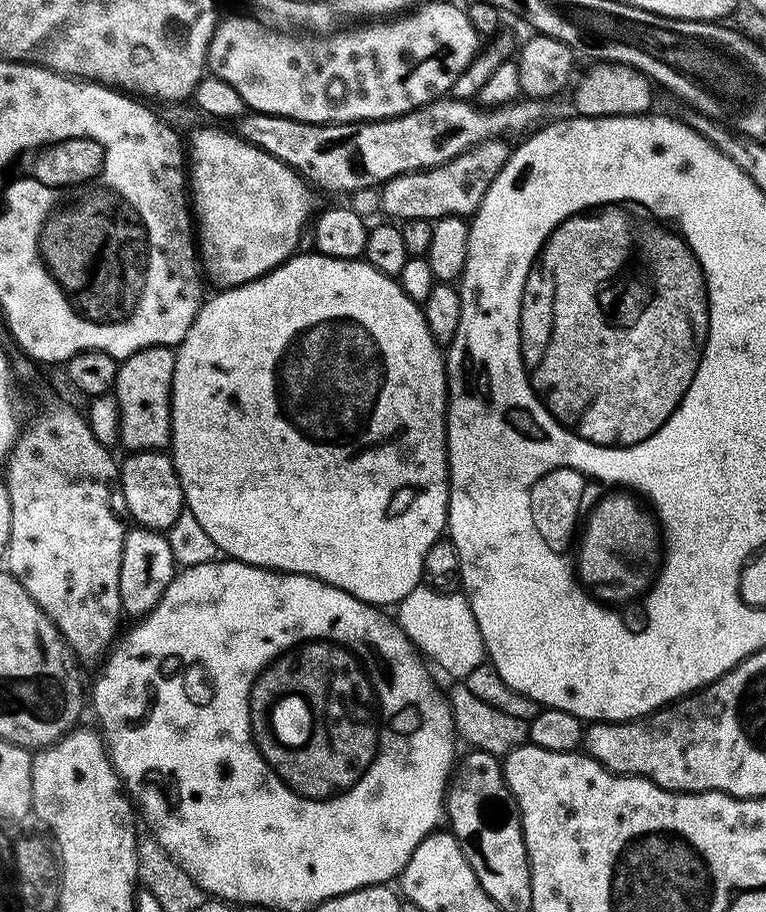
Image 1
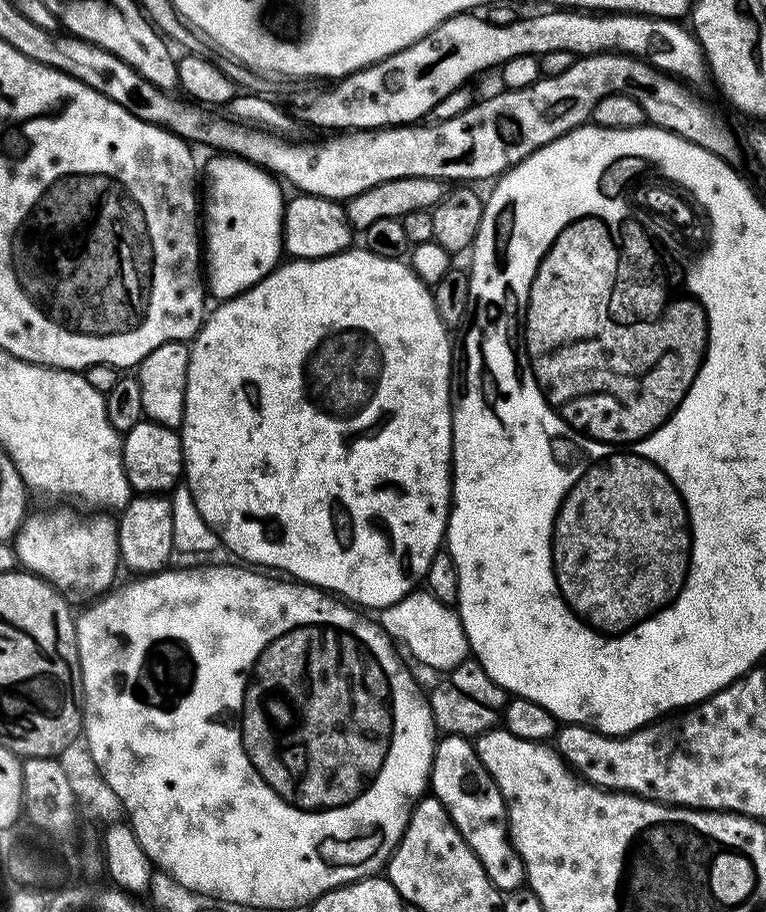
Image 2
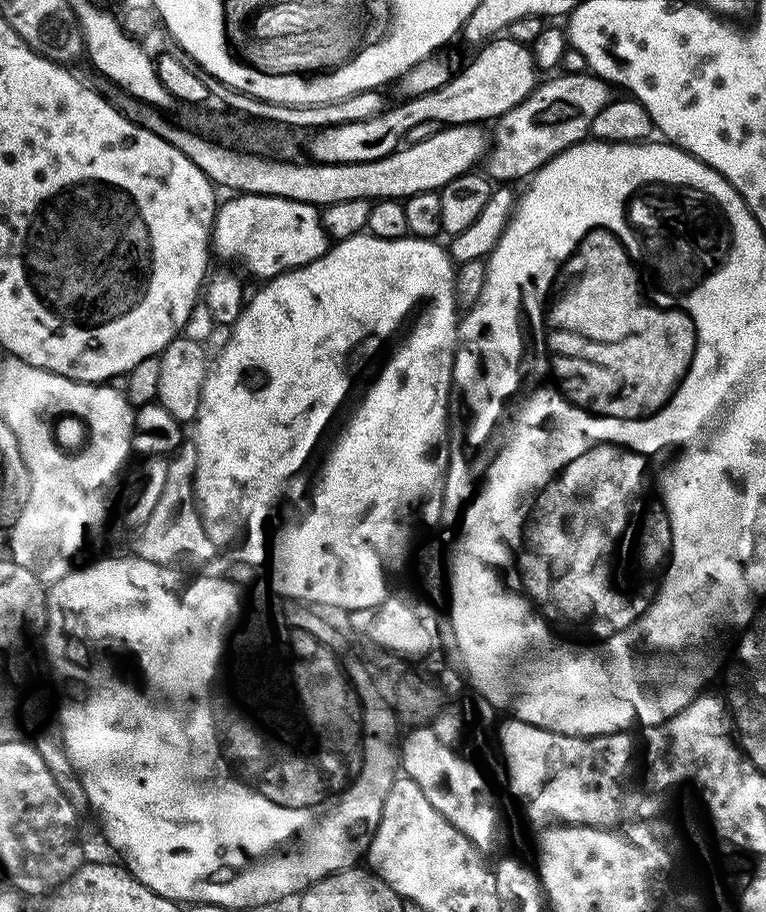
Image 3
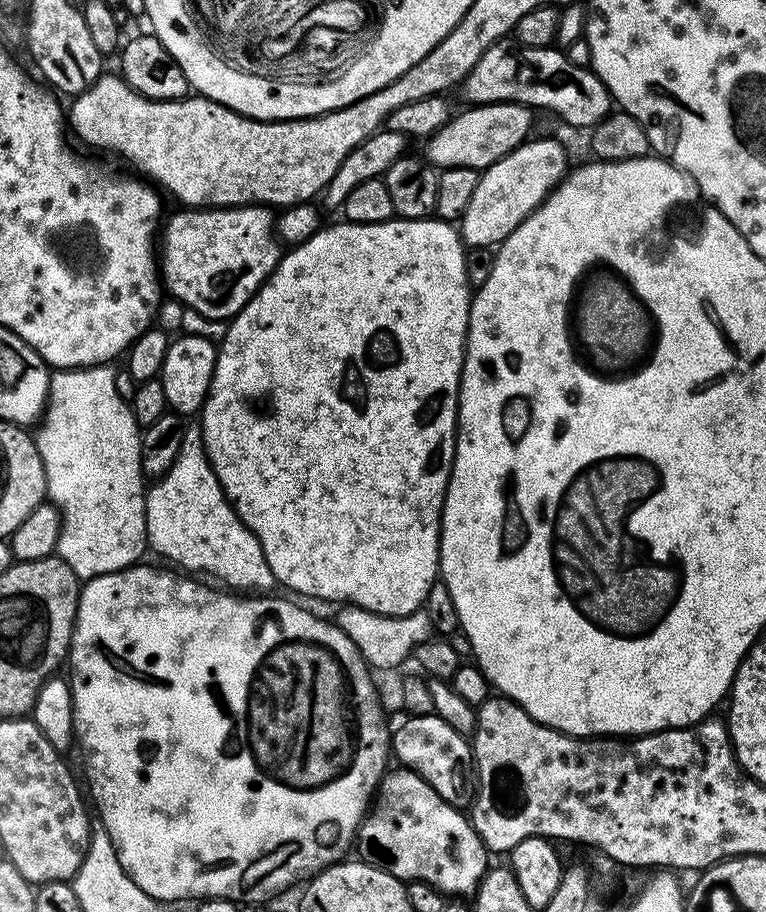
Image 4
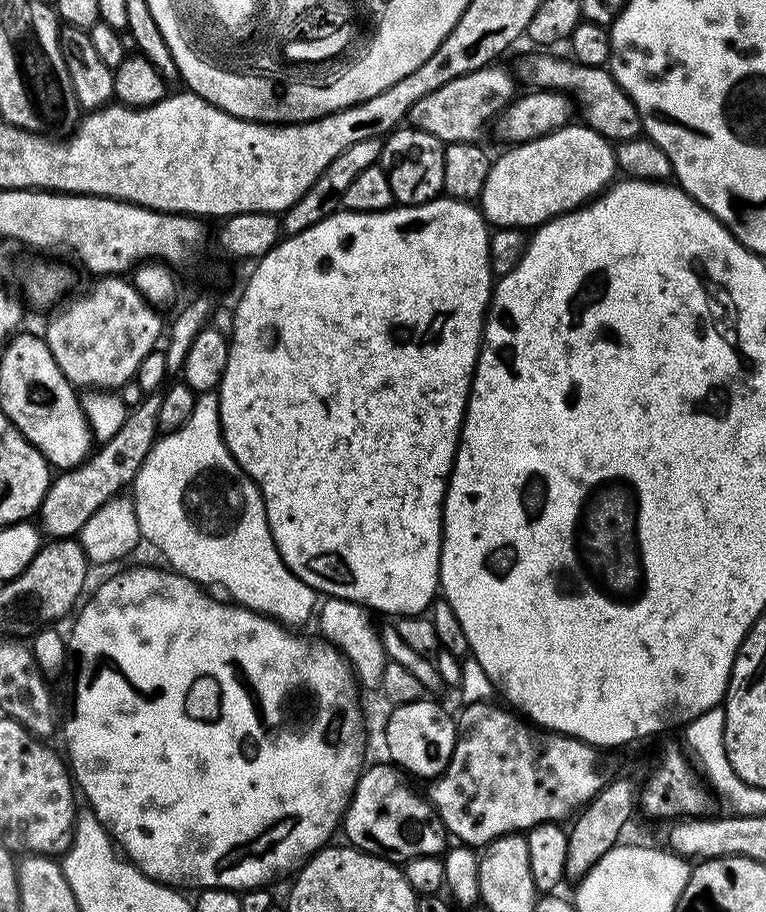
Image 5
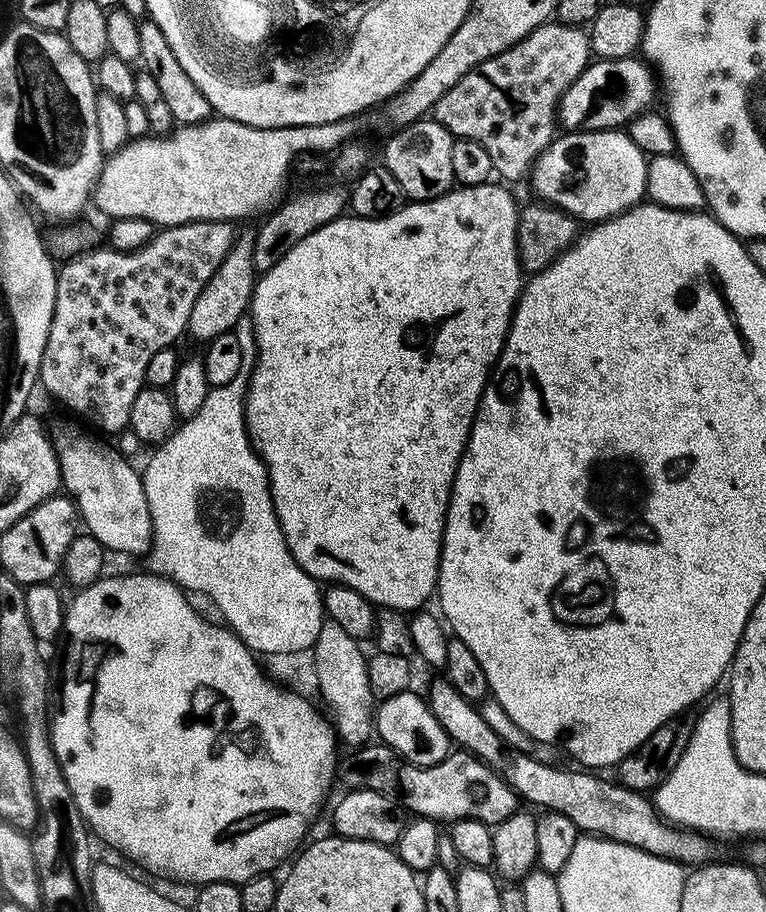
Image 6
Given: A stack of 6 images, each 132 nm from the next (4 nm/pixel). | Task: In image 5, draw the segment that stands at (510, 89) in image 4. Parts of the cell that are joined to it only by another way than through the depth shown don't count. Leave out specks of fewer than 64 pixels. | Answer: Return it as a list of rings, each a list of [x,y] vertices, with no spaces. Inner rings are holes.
[[[536,54],[528,56],[520,64],[519,75],[536,90],[551,90],[563,92],[565,96],[572,97],[578,102],[578,108],[584,111],[583,123],[593,128],[600,136],[605,136],[609,142],[621,140],[634,140],[641,135],[642,125],[640,115],[634,102],[621,90],[620,84],[612,77],[607,67],[591,68],[577,62],[575,59],[563,60],[560,56],[552,54]]]

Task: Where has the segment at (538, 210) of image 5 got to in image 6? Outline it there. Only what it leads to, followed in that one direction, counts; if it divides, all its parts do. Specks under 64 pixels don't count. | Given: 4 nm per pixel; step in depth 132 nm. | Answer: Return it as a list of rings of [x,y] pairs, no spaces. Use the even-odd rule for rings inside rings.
[[[572,130],[557,135],[536,159],[530,181],[537,201],[553,204],[580,222],[603,222],[635,208],[645,199],[647,165],[646,153],[634,146],[627,131]]]

